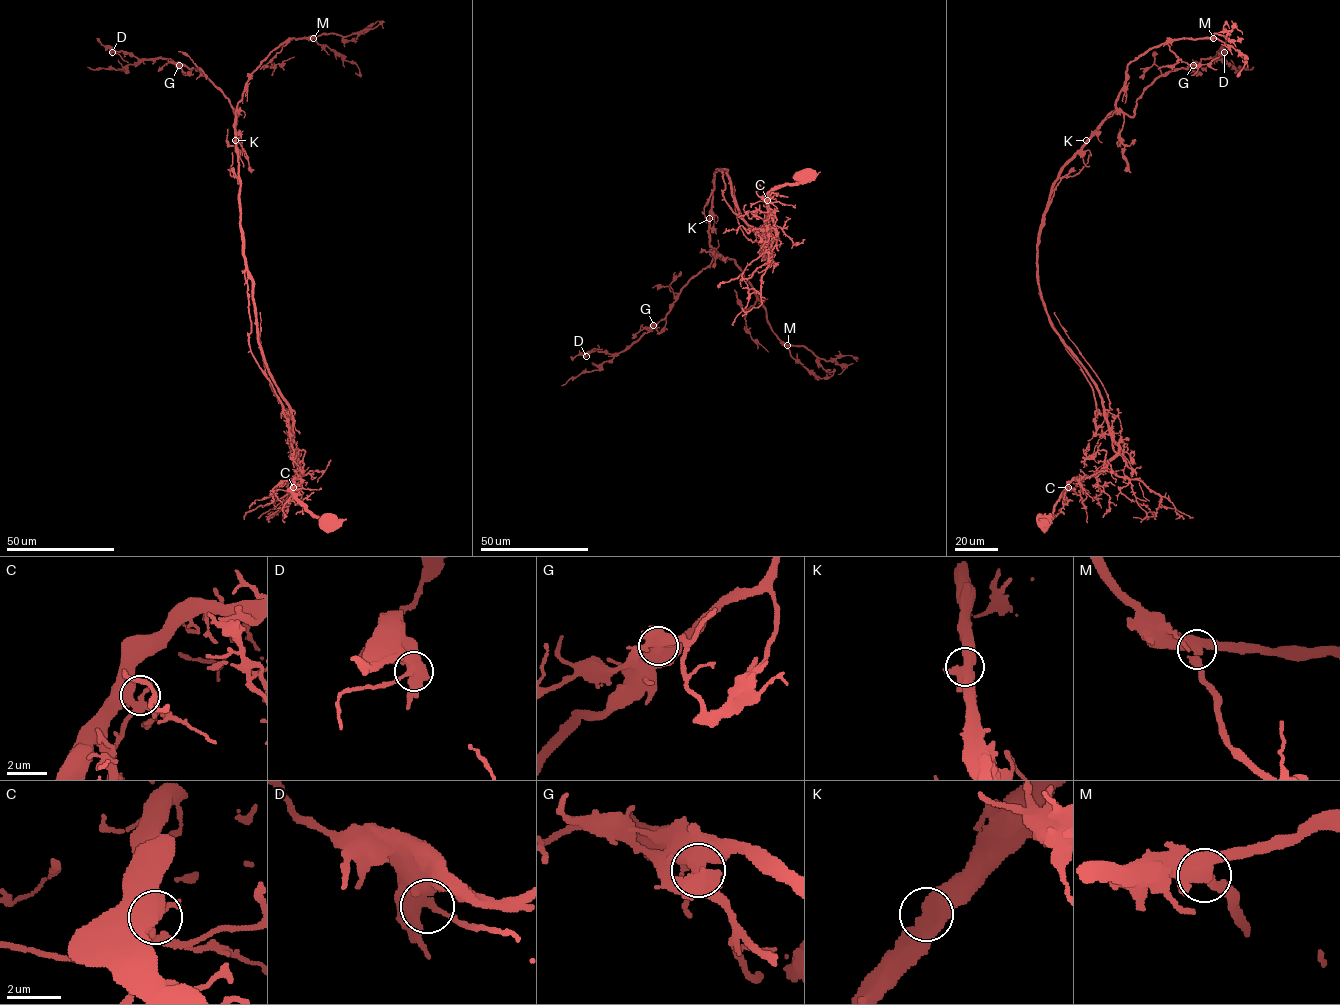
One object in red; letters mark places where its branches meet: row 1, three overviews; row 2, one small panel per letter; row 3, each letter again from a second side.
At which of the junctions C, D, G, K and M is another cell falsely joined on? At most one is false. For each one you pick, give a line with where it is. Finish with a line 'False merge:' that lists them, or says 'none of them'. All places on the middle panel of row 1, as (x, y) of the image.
G: place (653, 325)
False merge: G

